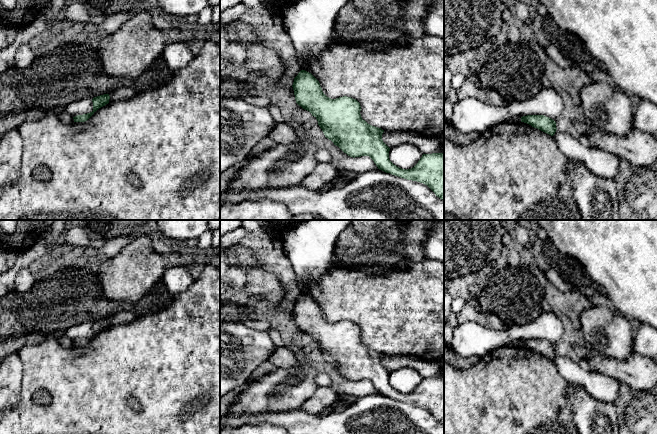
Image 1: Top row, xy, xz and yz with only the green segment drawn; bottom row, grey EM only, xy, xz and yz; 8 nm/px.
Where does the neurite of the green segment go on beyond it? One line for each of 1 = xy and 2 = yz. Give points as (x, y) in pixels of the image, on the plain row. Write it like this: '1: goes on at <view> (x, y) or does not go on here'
1: does not go on here
2: does not go on here

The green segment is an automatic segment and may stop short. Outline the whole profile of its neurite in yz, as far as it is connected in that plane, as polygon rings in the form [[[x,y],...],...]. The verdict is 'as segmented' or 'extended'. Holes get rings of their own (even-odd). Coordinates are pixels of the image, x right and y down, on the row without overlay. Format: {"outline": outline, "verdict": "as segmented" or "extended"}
{"outline": [[[527,339],[521,341],[521,346],[527,347],[534,352],[537,352],[551,360],[553,360],[557,354],[556,346],[544,339]]], "verdict": "as segmented"}

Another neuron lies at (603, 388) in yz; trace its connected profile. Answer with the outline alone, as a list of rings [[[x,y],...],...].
[[[556,354],[553,359],[560,375],[568,382],[582,385],[596,400],[615,401],[621,382],[604,374],[583,369],[578,362]]]

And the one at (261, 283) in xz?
[[[237,245],[228,247],[226,257],[231,265],[241,265],[245,268],[246,294],[249,297],[259,297],[262,301],[276,305],[285,303],[285,292],[280,280],[263,268],[249,249]]]

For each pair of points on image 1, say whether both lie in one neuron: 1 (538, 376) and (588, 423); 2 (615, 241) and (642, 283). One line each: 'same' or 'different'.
1: different
2: same

